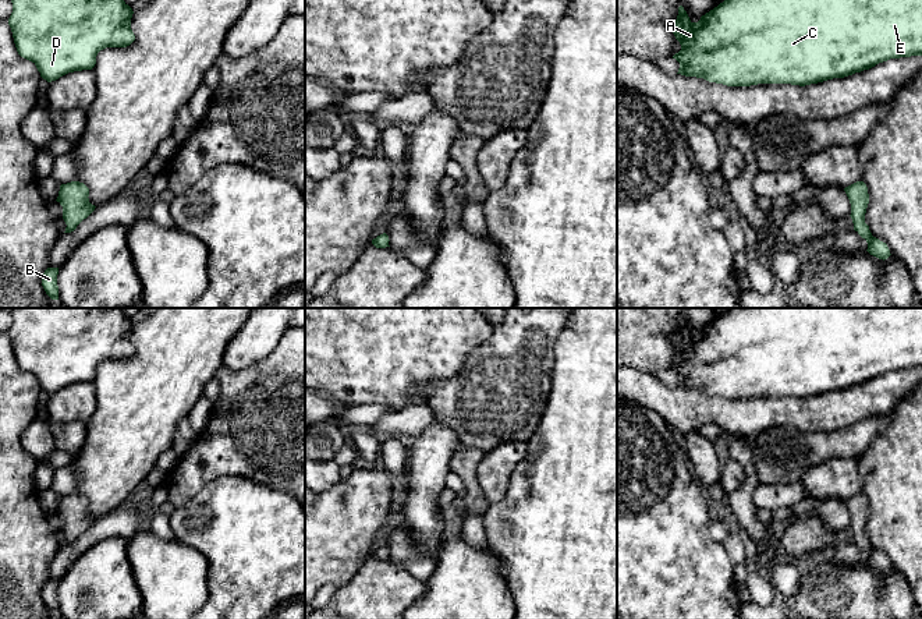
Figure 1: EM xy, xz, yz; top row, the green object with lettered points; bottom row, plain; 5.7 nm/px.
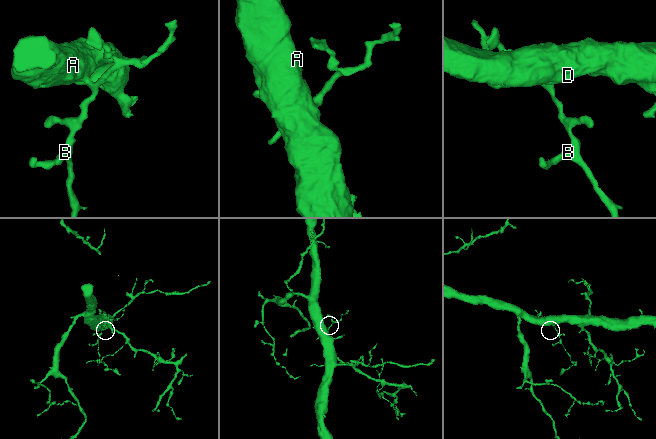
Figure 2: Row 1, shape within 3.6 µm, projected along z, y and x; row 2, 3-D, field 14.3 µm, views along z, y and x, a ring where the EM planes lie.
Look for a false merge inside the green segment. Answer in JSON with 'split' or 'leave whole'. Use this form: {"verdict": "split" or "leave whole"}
{"verdict": "split"}

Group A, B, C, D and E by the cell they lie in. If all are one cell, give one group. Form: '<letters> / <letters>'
A C D E / B

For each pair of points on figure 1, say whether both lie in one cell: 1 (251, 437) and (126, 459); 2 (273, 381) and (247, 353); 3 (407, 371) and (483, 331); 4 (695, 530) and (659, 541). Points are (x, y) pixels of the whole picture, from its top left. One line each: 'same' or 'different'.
1: different
2: different
3: same
4: same

